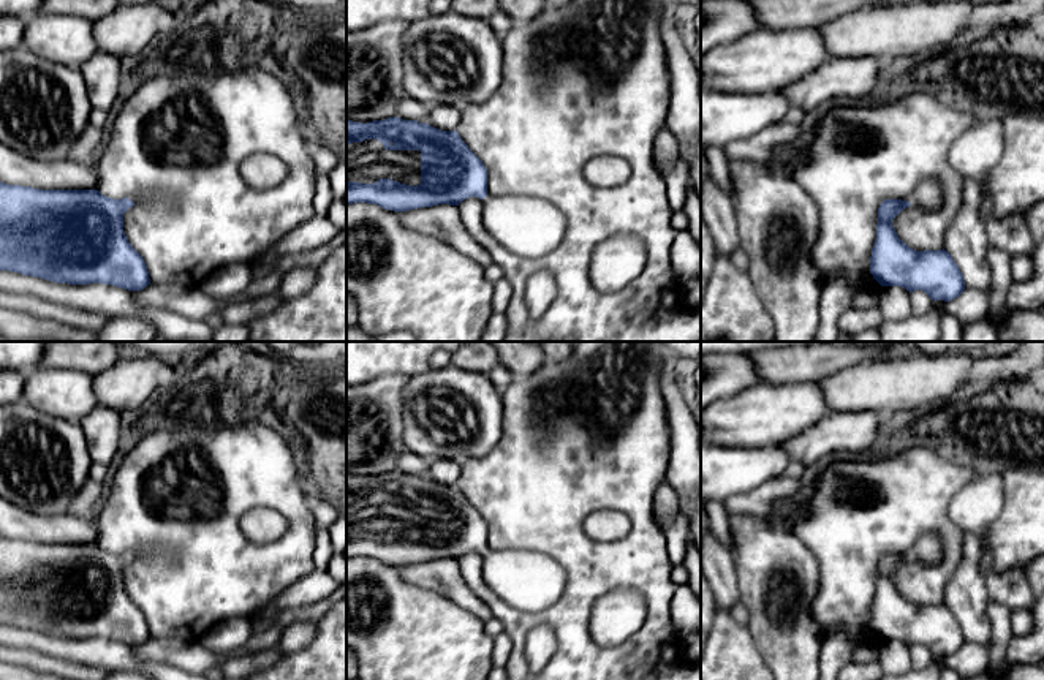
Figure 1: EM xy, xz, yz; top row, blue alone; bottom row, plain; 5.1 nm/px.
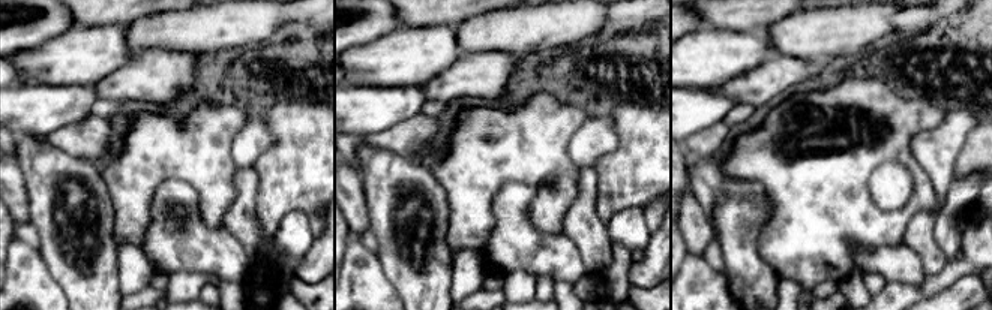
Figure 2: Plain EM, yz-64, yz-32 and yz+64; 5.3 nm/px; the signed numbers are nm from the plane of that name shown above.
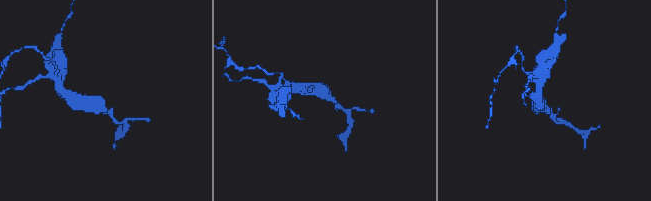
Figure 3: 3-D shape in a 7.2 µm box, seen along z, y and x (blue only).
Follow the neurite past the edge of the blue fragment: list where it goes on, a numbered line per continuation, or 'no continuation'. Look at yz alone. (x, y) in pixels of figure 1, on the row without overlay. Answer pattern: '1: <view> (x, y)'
1: yz (927, 549)

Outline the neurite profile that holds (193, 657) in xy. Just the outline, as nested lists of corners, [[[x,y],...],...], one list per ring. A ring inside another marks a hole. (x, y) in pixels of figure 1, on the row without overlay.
[[[150,637],[141,645],[134,645],[139,658],[166,663],[182,671],[204,675],[210,667],[221,667],[223,659],[202,645],[202,642],[182,642],[177,639]]]

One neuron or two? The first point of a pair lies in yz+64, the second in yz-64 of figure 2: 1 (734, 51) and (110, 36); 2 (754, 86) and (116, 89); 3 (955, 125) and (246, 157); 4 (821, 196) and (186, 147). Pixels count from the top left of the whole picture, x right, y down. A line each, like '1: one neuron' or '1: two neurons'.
1: one neuron
2: one neuron
3: one neuron
4: one neuron

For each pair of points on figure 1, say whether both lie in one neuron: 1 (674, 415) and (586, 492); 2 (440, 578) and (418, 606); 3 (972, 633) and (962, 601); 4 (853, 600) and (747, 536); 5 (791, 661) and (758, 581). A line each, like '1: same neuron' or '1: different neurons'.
1: different neurons
2: different neurons
3: same neuron
4: different neurons
5: same neuron

